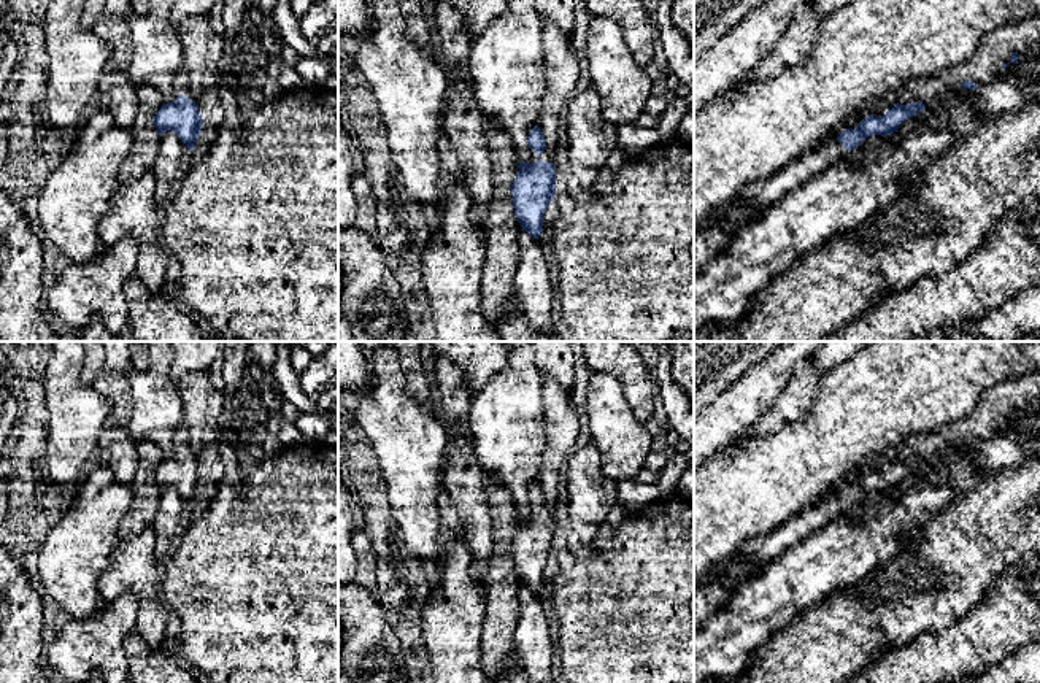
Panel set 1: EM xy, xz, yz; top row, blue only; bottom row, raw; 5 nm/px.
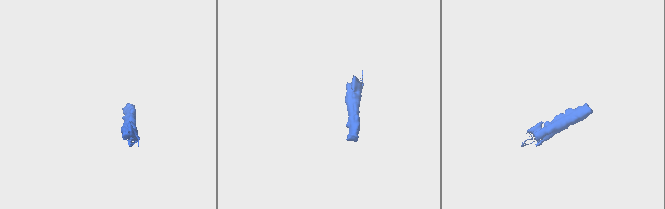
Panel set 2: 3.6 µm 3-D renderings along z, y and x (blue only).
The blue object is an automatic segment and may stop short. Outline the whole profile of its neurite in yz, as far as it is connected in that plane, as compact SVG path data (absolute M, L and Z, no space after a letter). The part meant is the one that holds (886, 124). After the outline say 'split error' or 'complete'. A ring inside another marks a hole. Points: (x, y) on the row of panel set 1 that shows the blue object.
M918 100L907 105L896 103L883 116L865 116L854 129L846 129L835 140L827 141L822 148L803 152L799 159L792 160L780 172L743 187L730 202L719 205L703 221L700 221L694 227L694 235L703 229L716 227L745 202L751 203L761 218L789 192L805 186L818 173L838 162L846 151L857 148L872 135L888 137L897 132L903 121L923 113L924 108L926 105Z | split error

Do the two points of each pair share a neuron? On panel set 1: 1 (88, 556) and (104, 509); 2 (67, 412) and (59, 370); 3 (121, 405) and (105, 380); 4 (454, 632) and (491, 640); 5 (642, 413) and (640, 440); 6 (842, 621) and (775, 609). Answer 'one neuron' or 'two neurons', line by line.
1: one neuron
2: one neuron
3: one neuron
4: two neurons
5: two neurons
6: two neurons

